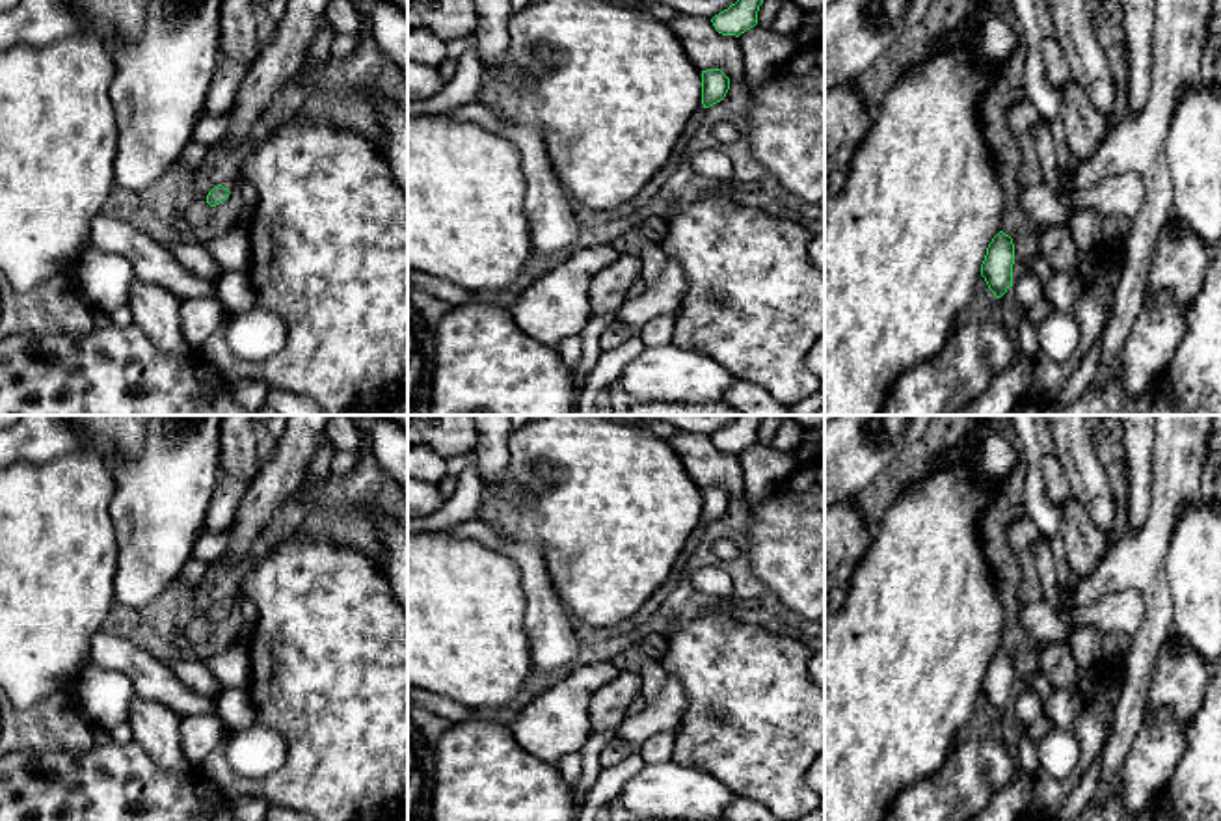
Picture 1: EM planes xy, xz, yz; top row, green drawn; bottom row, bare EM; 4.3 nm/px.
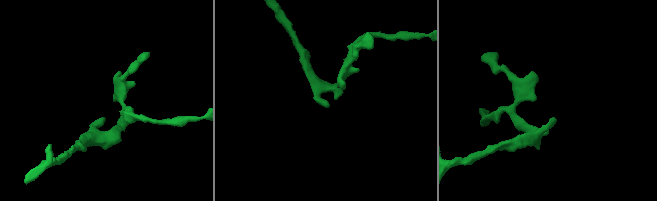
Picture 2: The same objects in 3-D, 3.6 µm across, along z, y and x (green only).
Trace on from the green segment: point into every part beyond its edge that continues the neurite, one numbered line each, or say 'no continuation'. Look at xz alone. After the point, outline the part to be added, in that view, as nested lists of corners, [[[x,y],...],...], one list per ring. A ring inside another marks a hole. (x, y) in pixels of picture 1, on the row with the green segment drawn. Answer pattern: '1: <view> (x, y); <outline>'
no continuation

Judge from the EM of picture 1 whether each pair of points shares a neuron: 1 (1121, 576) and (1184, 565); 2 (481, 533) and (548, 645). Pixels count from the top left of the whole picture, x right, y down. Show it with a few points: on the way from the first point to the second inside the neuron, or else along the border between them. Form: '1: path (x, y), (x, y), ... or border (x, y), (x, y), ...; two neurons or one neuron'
1: border (1175, 525), (1166, 557), (1166, 578), (1173, 611); two neurons
2: path (512, 548), (535, 572), (544, 613); one neuron

